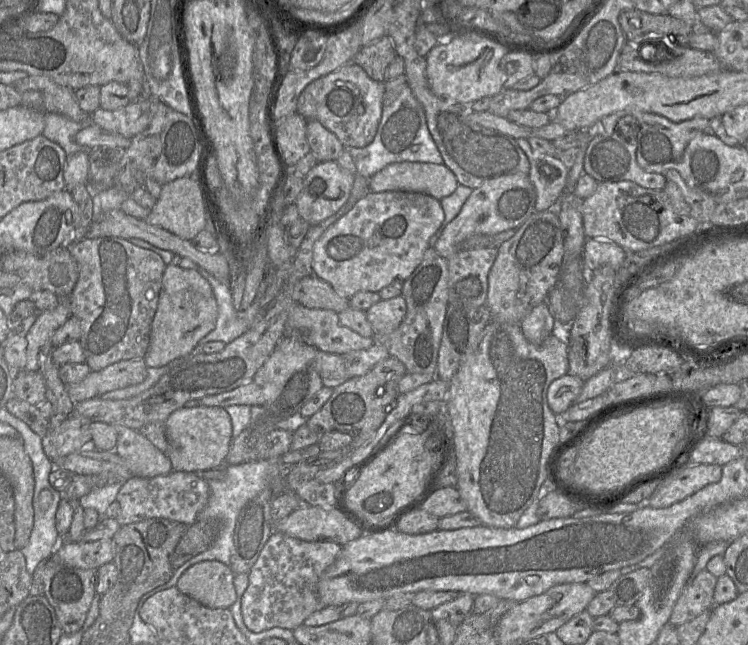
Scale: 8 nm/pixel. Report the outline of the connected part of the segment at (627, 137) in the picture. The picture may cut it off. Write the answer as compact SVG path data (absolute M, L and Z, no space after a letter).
M625 115L618 120L612 134L593 136L584 155L584 173L592 176L598 183L632 181L643 188L663 190L667 183L665 175L647 172L636 161L639 131L639 121L636 121L632 115Z

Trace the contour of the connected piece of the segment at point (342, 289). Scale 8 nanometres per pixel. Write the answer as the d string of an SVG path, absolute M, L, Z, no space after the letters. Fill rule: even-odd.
M385 191L369 192L365 197L359 200L353 208L339 218L334 224L328 227L324 233L315 242L313 247L312 269L313 274L318 278L328 282L343 297L350 299L359 291L379 292L382 288L392 283L394 280L405 281L421 263L425 251L431 247L429 240L439 230L444 222L445 214L440 200L418 192L409 191Z

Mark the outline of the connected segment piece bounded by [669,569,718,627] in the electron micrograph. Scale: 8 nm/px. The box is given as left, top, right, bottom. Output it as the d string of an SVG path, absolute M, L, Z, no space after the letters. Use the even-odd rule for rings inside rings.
M707 569L690 580L673 607L669 623L678 627L712 609L715 606L713 596L717 580L718 577Z

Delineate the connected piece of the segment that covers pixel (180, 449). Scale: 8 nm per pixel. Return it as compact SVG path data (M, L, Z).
M182 407L172 412L164 423L168 442L167 455L173 471L210 470L225 463L232 442L232 423L222 407Z

